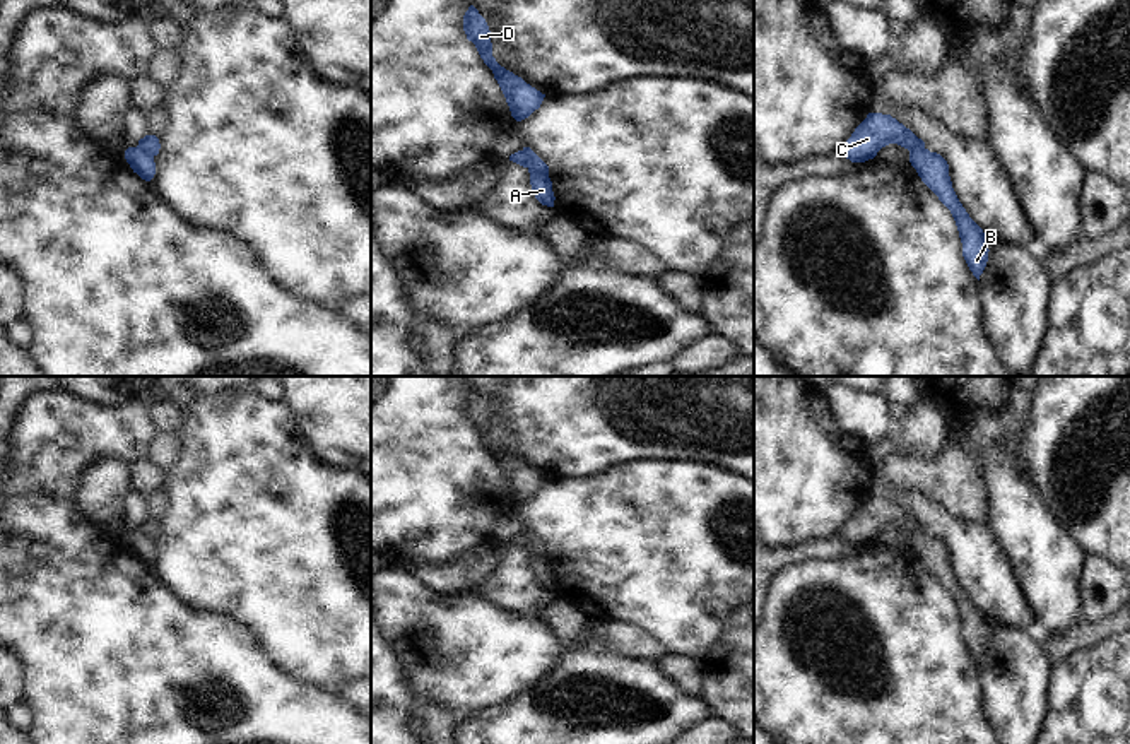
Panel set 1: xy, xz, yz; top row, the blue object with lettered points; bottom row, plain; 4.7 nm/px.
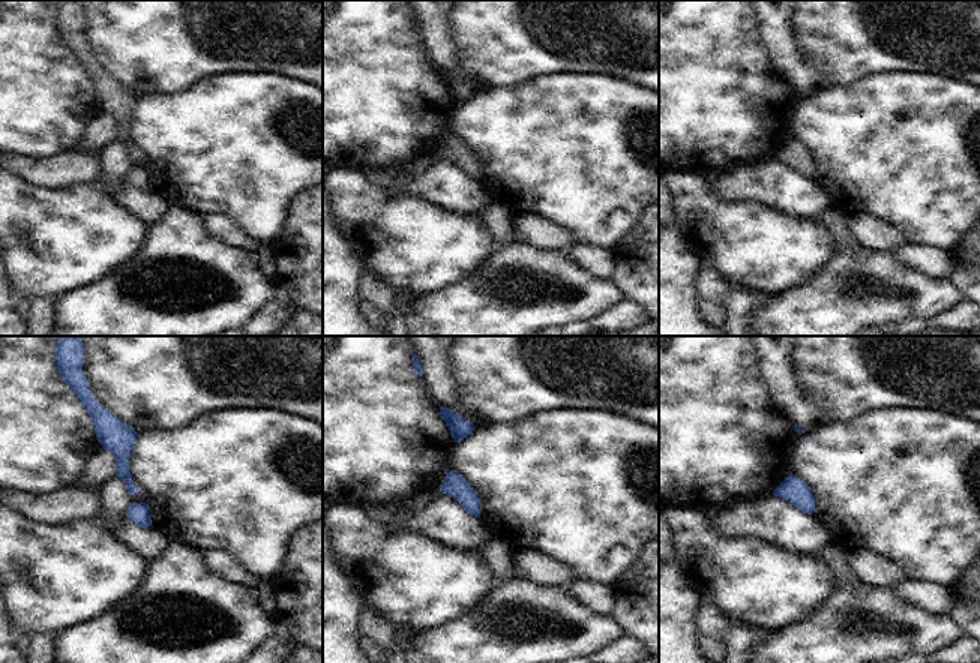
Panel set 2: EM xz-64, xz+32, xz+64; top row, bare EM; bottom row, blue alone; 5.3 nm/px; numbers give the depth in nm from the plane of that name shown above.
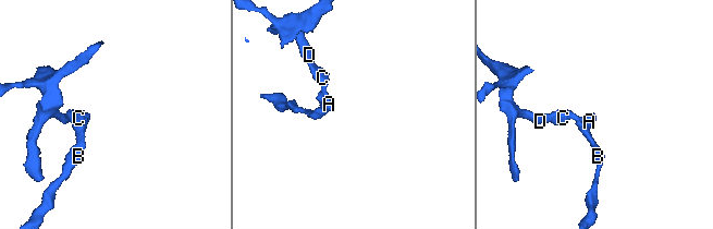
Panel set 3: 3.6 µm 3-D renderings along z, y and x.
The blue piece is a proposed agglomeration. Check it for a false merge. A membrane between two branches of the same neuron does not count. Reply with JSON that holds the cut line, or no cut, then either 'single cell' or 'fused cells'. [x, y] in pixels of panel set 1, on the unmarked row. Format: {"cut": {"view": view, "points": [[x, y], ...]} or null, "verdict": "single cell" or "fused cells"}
{"cut": {"view": "xz", "points": [[522, 534], [523, 546], [529, 551], [547, 558]]}, "verdict": "fused cells"}

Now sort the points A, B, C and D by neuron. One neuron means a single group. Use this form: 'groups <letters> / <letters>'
groups A B / C D

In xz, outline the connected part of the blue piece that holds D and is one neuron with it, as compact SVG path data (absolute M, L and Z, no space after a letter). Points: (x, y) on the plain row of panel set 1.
M470 388L463 399L463 414L467 417L467 422L475 428L484 446L492 453L494 462L497 464L506 481L511 499L516 505L521 505L528 501L535 493L539 493L545 477L496 445L492 440L489 409L474 388Z

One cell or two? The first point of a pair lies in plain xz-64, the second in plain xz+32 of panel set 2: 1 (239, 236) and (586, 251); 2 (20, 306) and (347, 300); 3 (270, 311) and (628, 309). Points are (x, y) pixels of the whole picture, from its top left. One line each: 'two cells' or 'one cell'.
1: two cells
2: two cells
3: one cell

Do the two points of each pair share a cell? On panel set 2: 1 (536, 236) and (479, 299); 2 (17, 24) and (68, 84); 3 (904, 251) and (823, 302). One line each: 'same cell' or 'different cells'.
1: different cells
2: same cell
3: different cells

